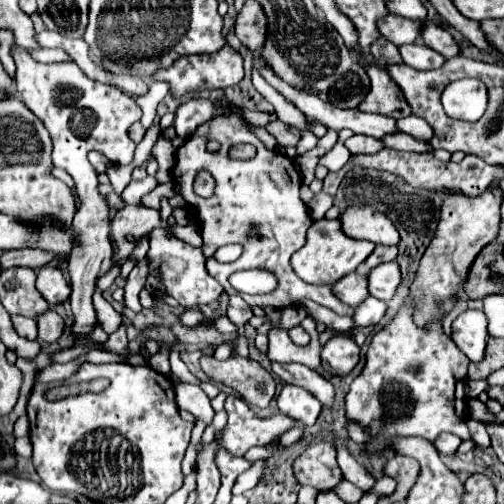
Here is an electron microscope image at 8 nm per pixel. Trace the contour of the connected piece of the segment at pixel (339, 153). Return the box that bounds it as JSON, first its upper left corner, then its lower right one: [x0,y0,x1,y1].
[319,129,354,172]

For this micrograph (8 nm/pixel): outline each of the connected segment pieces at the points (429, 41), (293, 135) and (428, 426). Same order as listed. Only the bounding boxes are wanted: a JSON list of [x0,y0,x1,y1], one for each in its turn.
[[421,21,461,59],[265,119,301,147],[345,297,471,453]]

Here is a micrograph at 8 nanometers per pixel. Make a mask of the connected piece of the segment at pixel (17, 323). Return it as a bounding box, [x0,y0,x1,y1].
[11,317,37,339]

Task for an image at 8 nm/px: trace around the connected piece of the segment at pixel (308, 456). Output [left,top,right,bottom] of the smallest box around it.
[293,441,343,491]

